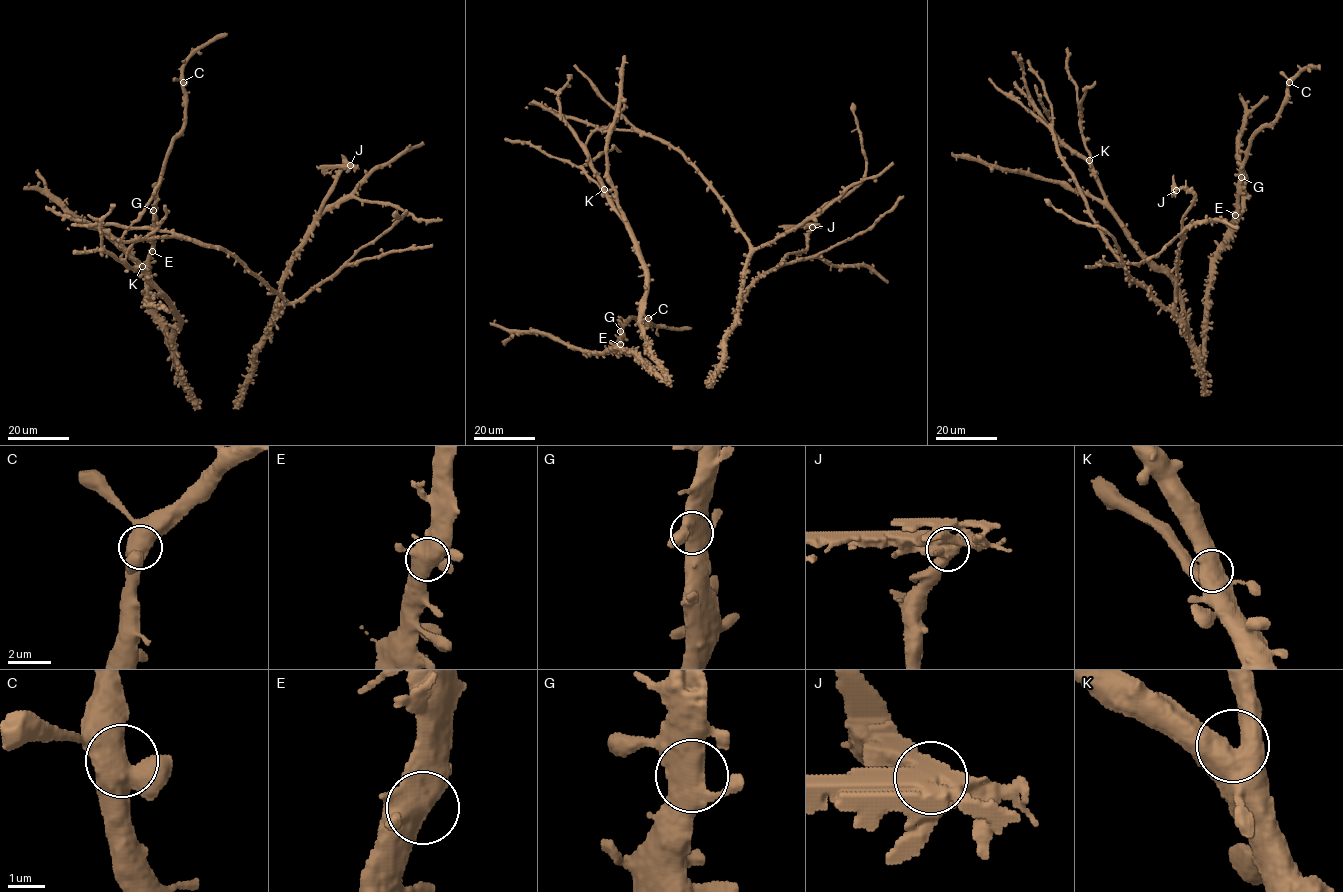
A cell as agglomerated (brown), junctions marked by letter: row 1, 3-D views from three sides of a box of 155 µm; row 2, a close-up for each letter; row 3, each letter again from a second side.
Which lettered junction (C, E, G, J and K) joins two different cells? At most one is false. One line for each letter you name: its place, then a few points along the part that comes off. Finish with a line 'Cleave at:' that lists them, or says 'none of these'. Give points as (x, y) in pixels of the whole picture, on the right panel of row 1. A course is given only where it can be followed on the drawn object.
J: (1176, 190) | (1176, 190), (1173, 175)
Cleave at: J

